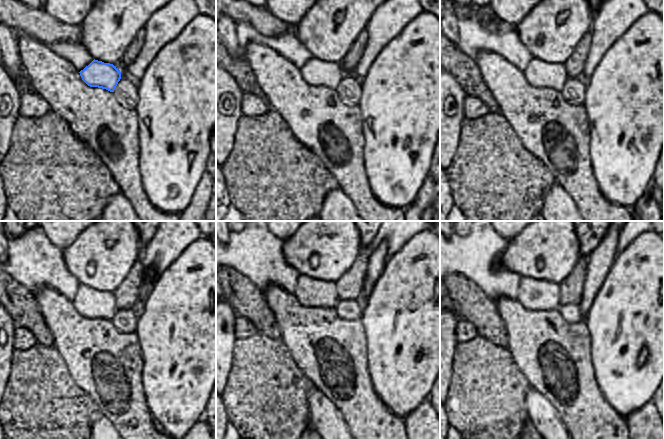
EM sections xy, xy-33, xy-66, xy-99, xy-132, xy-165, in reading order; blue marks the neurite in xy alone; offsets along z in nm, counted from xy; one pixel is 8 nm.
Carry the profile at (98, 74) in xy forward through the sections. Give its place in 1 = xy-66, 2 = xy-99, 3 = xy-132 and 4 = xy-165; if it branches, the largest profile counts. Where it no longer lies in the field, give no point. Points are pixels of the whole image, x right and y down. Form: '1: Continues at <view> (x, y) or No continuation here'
1: Continues at xy-66 (539, 73)
2: Continues at xy-99 (91, 297)
3: Continues at xy-132 (312, 293)
4: Continues at xy-165 (535, 294)

